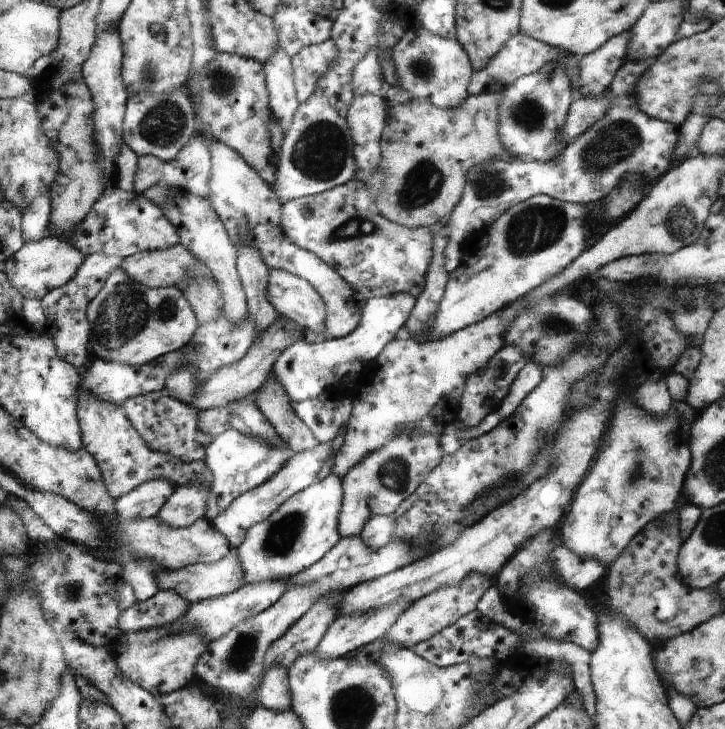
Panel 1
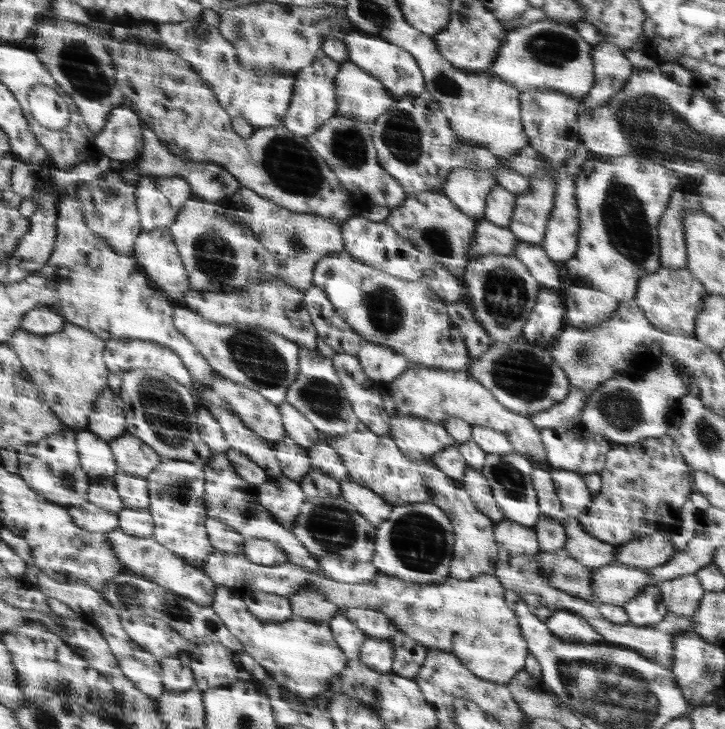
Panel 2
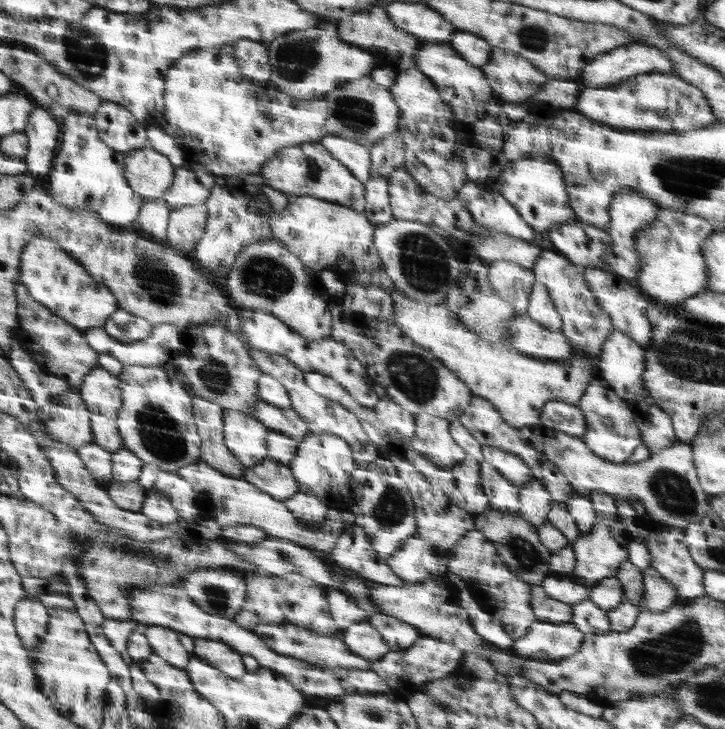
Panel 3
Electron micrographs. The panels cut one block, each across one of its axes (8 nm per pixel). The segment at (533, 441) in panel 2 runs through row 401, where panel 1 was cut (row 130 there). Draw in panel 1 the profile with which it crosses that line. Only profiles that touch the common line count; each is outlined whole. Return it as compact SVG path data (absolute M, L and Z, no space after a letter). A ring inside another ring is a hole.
M399 85L389 86L382 94L388 124L384 129L381 149L381 170L386 173L383 189L375 199L377 212L392 223L405 228L432 228L448 219L450 212L461 201L468 185L469 171L478 164L494 158L505 157L506 150L501 144L498 124L497 105L501 92L484 92L482 95L470 95L465 103L454 109L442 109L430 101L417 100Z

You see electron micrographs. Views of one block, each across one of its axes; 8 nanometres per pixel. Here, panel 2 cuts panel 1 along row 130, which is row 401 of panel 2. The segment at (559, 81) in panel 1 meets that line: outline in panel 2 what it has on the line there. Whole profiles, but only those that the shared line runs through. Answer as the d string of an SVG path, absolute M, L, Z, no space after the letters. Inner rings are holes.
M520 338L510 344L496 344L491 346L474 364L467 368L468 373L482 383L489 391L496 396L498 402L509 407L515 413L526 415L531 418L533 414L540 411L550 410L556 403L562 402L569 394L570 383L567 374L553 361L550 349L530 346Z

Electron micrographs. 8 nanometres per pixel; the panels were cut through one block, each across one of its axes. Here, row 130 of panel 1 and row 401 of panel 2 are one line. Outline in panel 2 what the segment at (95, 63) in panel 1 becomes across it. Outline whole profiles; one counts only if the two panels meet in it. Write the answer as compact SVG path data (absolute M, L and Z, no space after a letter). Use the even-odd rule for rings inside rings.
M106 389L97 399L96 408L89 417L88 429L106 442L113 441L116 436L124 434L124 413L125 407L120 396Z

